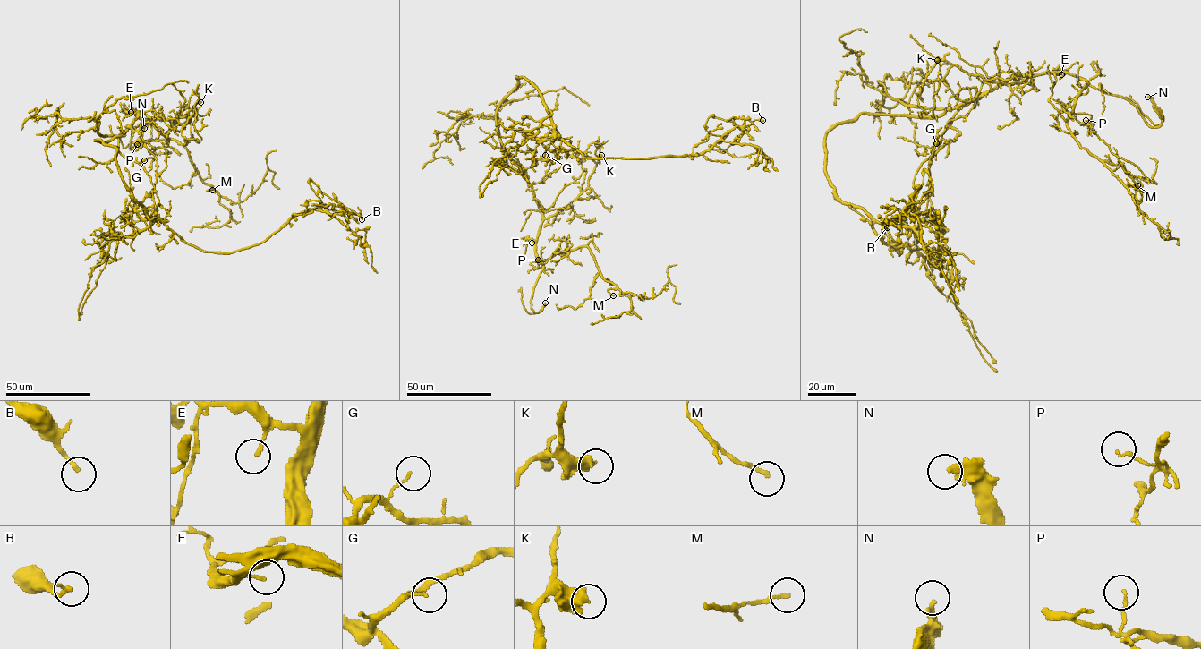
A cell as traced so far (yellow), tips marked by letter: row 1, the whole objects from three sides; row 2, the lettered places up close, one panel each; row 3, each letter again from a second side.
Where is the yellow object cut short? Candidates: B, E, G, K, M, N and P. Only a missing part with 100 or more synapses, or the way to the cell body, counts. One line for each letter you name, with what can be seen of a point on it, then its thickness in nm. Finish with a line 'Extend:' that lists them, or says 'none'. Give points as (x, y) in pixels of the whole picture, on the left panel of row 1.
N: (144, 128) | 280 nm
Extend: N

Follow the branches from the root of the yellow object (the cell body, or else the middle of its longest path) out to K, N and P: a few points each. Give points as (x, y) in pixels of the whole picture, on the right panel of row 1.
K: (949, 141), (959, 134), (950, 119), (961, 107), (1009, 78), (1026, 77), (1010, 84), (988, 82), (937, 60)
N: (949, 141), (959, 134), (953, 115), (1010, 77), (1074, 74), (1128, 100), (1157, 127), (1162, 115), (1147, 97)
P: (949, 141), (959, 134), (953, 115), (1014, 76), (1068, 72), (1086, 80), (1064, 107), (1091, 115), (1086, 120)

